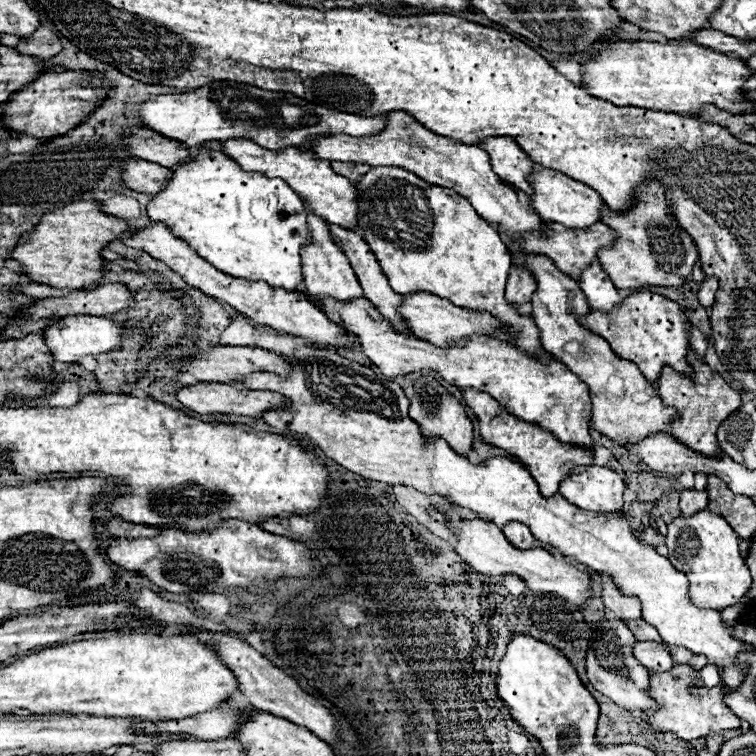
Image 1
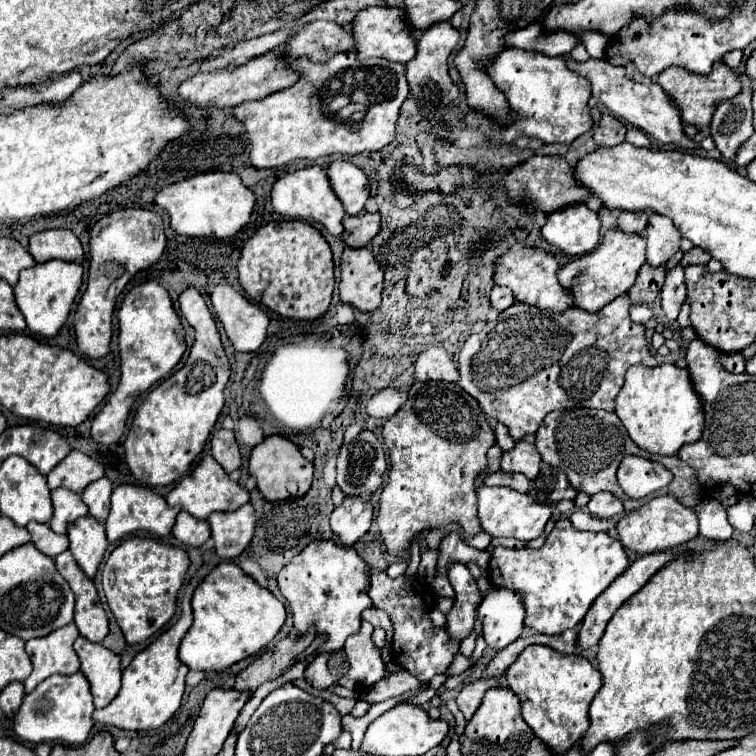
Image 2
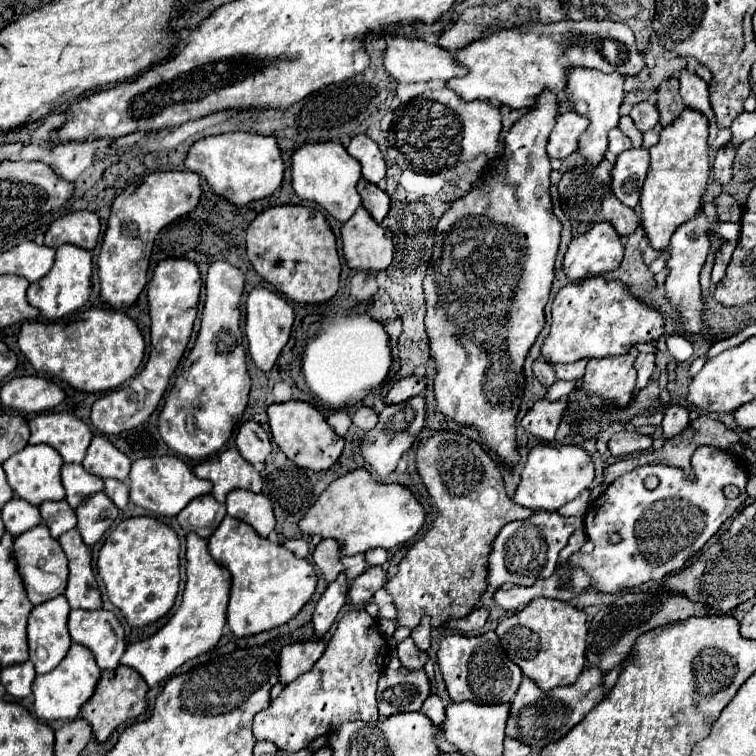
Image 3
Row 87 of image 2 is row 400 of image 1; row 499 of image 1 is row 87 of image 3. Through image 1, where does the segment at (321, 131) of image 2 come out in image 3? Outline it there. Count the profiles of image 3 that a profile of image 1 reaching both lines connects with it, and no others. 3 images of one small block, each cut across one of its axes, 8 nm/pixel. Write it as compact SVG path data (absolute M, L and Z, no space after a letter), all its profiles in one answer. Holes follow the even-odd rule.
M612 20L530 22L514 28L502 28L474 40L466 48L460 48L456 52L456 62L468 68L468 74L448 80L450 90L466 102L496 98L500 104L510 108L532 108L544 88L554 94L564 92L566 72L572 66L620 72L624 76L634 76L644 66L636 50L632 30L626 24Z

